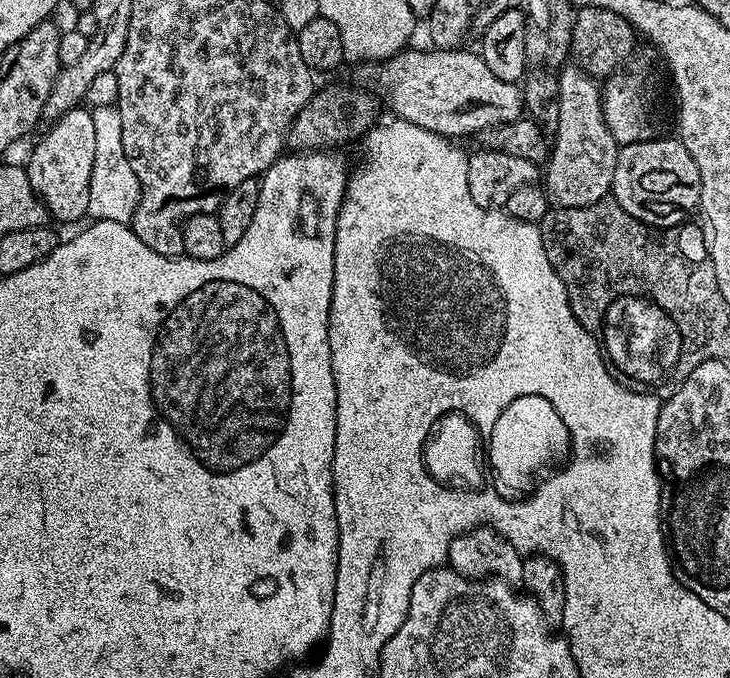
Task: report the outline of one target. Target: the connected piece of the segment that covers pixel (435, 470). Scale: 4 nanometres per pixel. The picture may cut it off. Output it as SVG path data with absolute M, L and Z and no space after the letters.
M459 409L437 413L430 434L423 442L423 464L432 483L445 485L463 495L494 498L505 503L517 503L521 496L516 492L500 492L496 484L496 468L492 468L492 436L496 431L483 431L476 420Z

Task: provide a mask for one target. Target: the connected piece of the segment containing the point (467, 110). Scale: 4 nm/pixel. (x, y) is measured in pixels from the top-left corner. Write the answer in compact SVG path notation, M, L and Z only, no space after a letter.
M436 48L432 52L405 50L387 60L355 65L355 83L392 107L393 117L414 122L431 132L461 138L467 132L479 134L499 124L509 124L525 115L524 94L519 83L502 82L490 71L479 51Z

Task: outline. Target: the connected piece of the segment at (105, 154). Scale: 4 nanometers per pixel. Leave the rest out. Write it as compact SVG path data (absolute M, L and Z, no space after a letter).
M116 106L91 109L94 118L94 170L90 174L88 216L93 221L109 220L131 225L132 215L140 201L140 183L122 150L122 114Z

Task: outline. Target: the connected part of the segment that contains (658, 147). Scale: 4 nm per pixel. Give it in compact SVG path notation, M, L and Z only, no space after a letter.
M653 138L625 144L617 151L614 178L612 179L611 199L643 224L652 224L656 228L672 228L676 224L685 223L688 216L697 211L700 206L700 171L698 162L690 158L690 150L678 138L672 140L659 140Z

